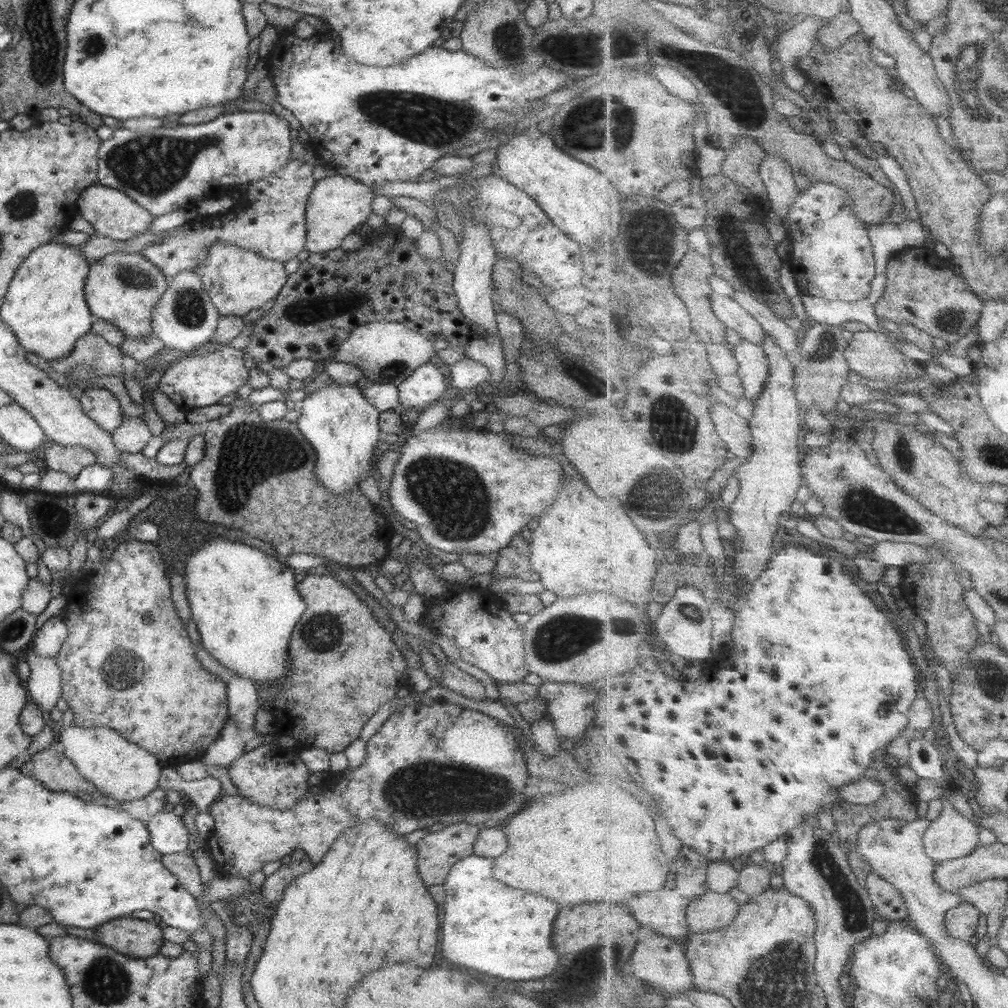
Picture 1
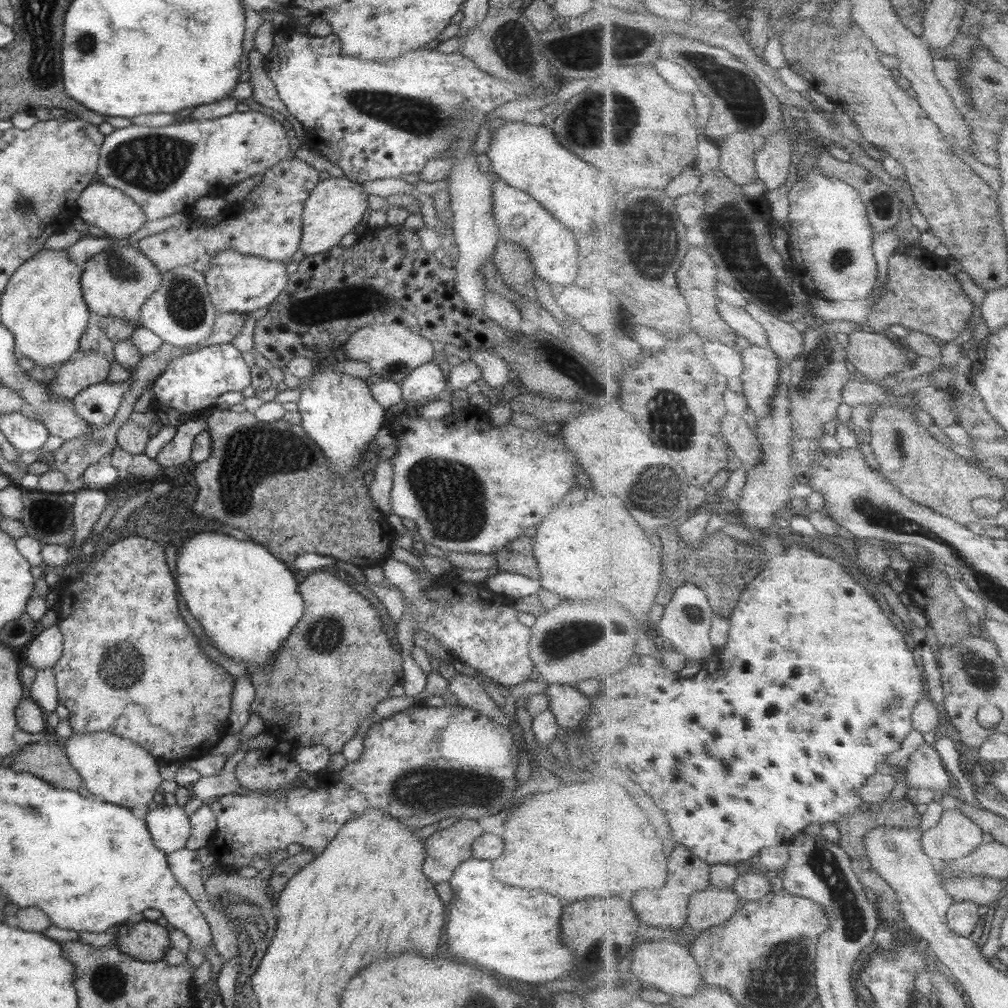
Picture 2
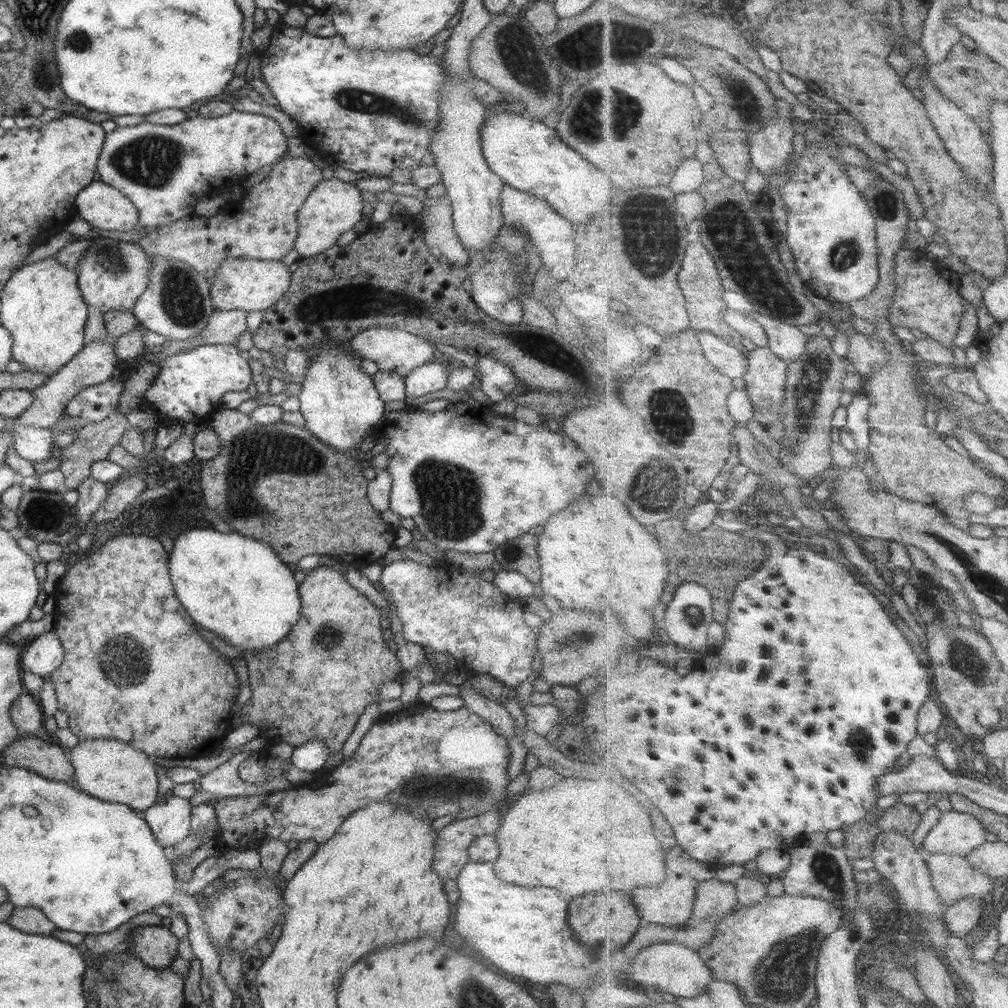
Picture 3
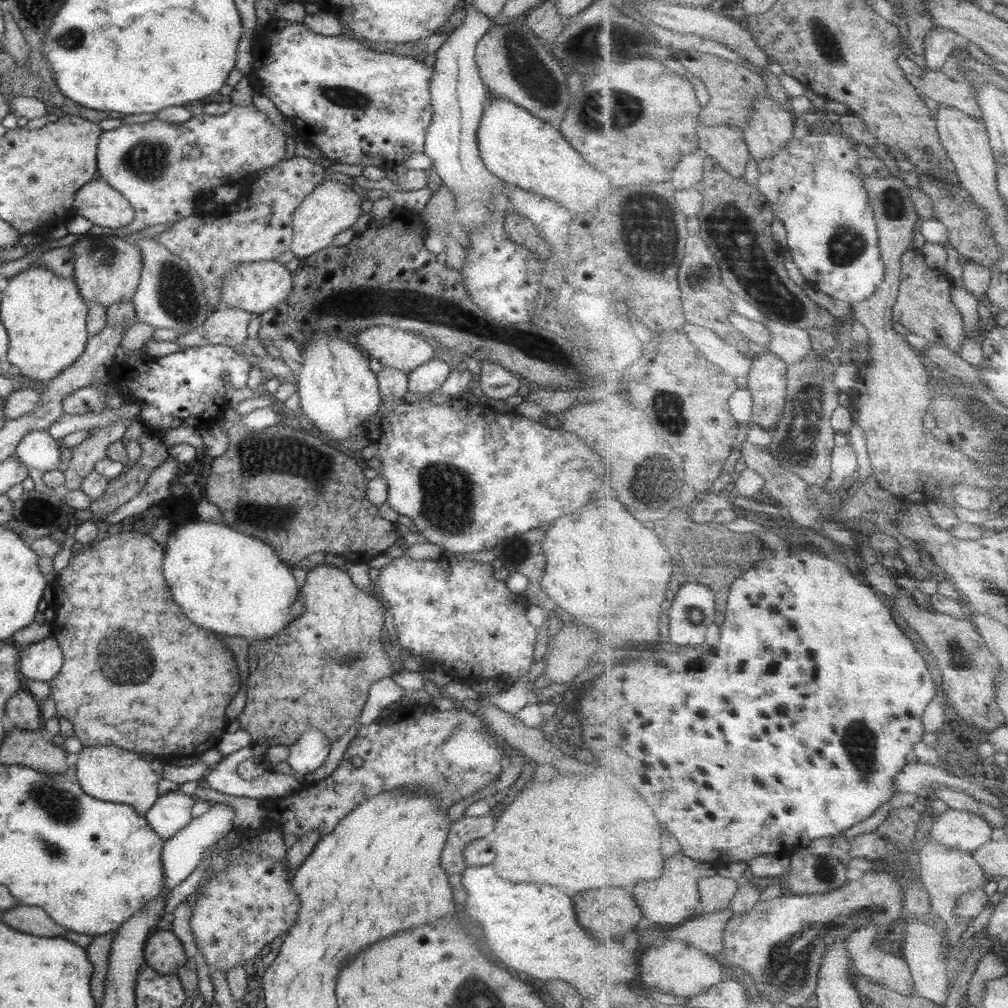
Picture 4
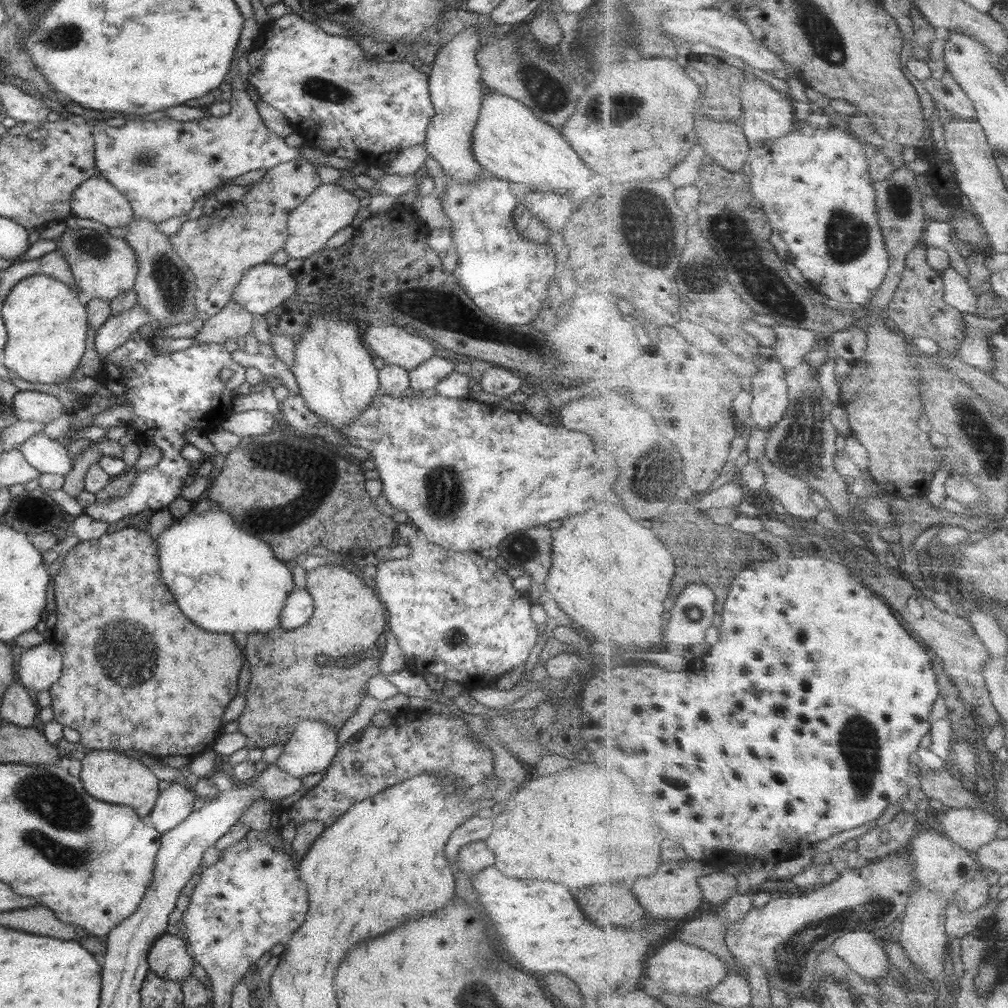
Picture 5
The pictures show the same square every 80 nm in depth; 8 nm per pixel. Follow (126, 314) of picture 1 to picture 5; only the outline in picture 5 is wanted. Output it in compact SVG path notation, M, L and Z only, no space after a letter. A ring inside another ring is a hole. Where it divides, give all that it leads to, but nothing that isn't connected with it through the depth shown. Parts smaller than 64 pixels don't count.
M67 227L55 241L58 243L53 252L65 258L65 264L70 268L72 280L83 298L110 301L132 290L138 271L137 264L133 250L127 246L123 238L95 230L72 230Z

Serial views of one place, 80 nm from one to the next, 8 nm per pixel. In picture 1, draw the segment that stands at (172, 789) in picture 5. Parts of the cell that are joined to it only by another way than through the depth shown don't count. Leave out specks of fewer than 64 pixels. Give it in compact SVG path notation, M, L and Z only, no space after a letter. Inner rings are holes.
M163 812L153 815L146 824L153 850L161 855L177 854L187 848L188 830L175 813Z

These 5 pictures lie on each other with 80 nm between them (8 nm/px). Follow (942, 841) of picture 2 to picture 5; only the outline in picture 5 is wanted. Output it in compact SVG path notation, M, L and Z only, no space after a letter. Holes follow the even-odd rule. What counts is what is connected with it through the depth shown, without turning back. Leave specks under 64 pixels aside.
M952 808L942 814L938 814L937 819L942 826L942 834L972 853L983 847L984 844L989 844L992 840L995 840L999 825L1003 824L1003 821L999 820L995 814L991 814L987 810L973 808Z

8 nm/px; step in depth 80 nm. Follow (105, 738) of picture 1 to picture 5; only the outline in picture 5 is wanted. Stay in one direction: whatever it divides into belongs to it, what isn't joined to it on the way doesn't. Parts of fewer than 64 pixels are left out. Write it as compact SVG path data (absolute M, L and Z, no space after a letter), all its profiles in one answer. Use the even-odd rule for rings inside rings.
M87 750L80 760L78 779L90 797L109 804L127 806L145 820L160 793L157 789L159 779L137 759L123 755L119 750Z

